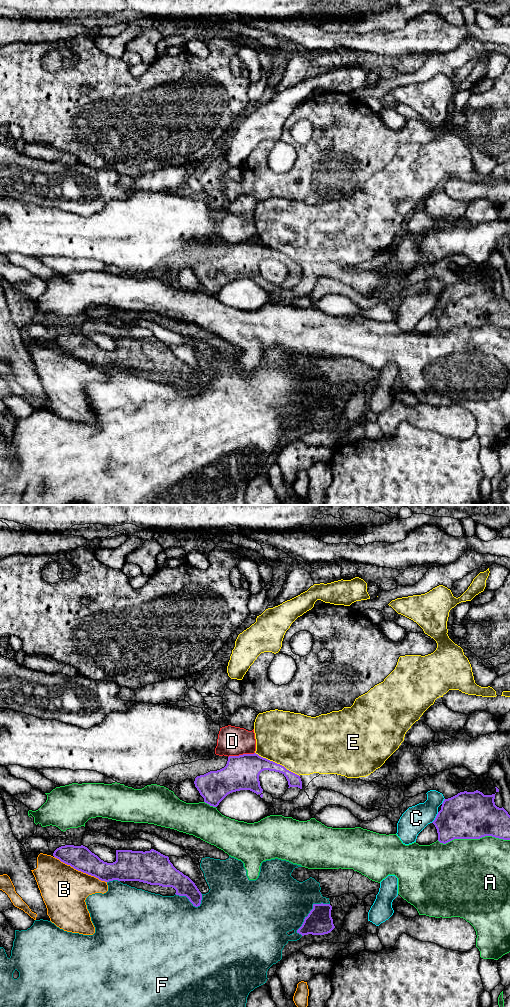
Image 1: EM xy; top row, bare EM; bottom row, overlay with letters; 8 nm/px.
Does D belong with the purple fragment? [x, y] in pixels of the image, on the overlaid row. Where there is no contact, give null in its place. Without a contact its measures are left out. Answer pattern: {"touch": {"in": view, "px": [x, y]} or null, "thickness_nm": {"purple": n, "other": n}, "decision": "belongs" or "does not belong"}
{"touch": {"in": "xy", "px": [241, 755]}, "thickness_nm": {"purple": 280, "other": 240}, "decision": "does not belong"}

